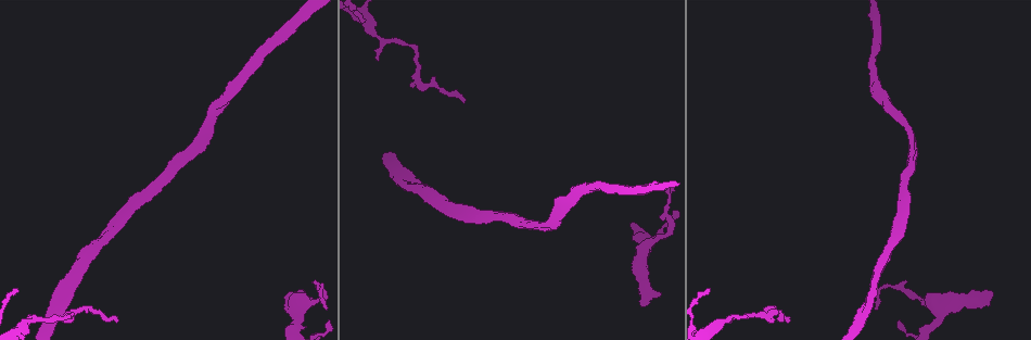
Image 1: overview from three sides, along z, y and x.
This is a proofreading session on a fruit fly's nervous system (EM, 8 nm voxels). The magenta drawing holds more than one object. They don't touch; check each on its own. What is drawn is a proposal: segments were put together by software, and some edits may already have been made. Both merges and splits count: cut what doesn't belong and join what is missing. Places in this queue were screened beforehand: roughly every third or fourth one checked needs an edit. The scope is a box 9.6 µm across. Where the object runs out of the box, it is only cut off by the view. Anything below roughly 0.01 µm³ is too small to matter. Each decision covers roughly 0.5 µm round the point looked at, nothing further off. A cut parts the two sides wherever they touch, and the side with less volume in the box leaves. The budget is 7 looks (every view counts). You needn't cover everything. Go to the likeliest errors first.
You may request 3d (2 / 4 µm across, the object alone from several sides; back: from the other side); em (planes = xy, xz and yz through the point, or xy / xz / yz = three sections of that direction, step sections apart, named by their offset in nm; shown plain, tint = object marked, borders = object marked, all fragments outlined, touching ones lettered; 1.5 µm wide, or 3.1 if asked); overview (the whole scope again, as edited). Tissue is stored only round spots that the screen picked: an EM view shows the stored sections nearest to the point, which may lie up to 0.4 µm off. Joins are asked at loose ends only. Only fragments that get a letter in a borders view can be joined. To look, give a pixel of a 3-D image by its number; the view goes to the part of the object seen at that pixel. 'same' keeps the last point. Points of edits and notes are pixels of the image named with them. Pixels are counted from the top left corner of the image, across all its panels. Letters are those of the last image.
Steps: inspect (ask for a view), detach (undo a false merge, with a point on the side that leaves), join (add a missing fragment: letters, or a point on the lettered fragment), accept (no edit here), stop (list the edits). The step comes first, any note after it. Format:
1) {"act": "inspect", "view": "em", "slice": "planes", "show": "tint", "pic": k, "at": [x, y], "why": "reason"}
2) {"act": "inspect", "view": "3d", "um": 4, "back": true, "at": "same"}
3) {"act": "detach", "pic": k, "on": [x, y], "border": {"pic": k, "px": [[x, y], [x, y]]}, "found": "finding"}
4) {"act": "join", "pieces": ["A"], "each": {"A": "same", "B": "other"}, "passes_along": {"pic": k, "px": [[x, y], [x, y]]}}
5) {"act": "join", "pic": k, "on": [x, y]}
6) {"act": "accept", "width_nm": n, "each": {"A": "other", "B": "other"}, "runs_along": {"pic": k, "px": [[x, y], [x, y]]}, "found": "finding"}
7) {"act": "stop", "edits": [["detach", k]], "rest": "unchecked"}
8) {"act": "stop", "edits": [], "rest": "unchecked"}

{"act": "inspect", "view": "em", "slice": "planes", "show": "plain", "pic": 1, "at": [116, 320], "why": "free end"}

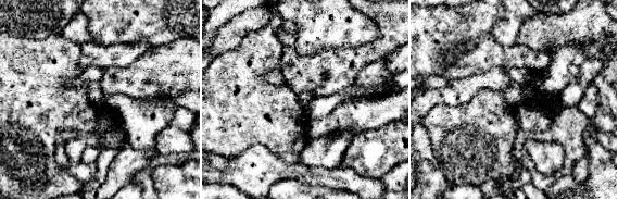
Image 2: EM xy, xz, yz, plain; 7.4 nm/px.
{"act": "inspect", "view": "em", "slice": "planes", "show": "borders", "at": "same"}

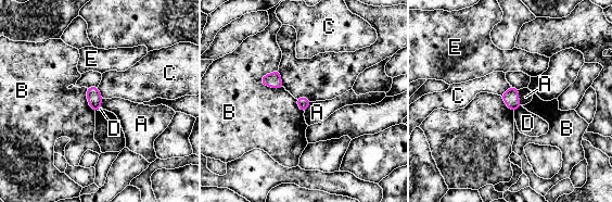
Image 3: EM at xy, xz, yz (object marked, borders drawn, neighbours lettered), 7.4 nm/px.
{"act": "accept", "width_nm": 90, "each": {"A": "other", "B": "other", "C": "other", "D": "other", "E": "other"}, "found": "no lettered fragment goes on from it"}

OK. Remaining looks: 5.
{"act": "inspect", "view": "3d", "um": 2, "pic": 1, "at": [362, 22], "why": "tapers out"}

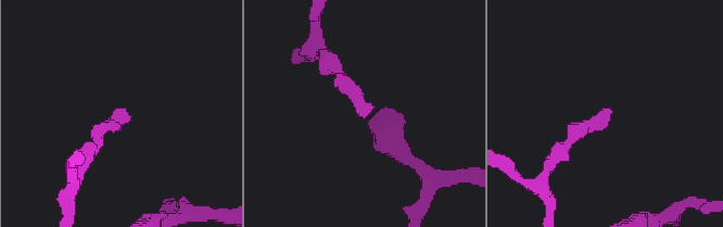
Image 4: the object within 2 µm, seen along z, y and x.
{"act": "inspect", "view": "em", "slice": "planes", "show": "borders", "pic": 4, "at": [125, 110], "why": "now the EM"}

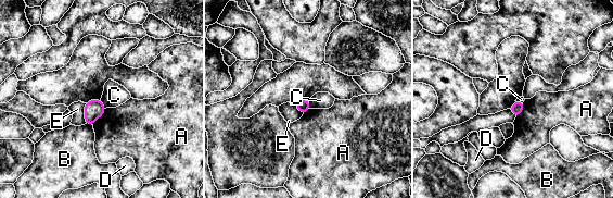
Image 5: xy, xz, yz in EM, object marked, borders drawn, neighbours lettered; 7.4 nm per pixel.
{"act": "accept", "longest_contact_nm": ["A", 170], "each": {"A": "other", "B": "other", "C": "other", "D": "other", "E": "other"}, "found": "none of them fits"}

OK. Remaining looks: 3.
{"act": "inspect", "view": "3d", "um": 2, "pic": 1, "at": [990, 294], "why": "thick end"}

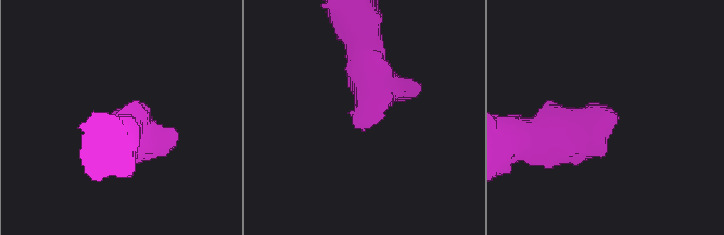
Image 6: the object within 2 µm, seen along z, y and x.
{"act": "inspect", "view": "em", "slice": "xz", "step": 8, "show": "borders", "pic": 6, "at": [610, 113]}

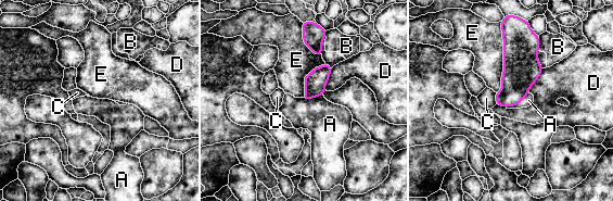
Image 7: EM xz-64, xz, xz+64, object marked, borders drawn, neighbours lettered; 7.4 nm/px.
{"act": "inspect", "view": "em", "slice": "planes", "show": "borders", "at": "same", "why": "cut it another way"}

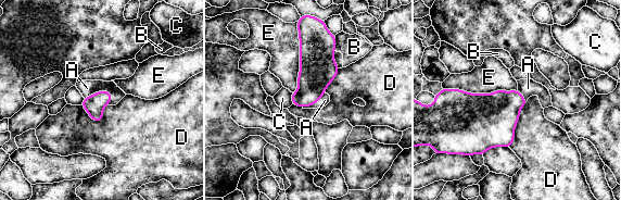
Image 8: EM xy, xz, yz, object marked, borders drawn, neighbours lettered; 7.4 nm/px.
{"act": "join", "pieces": ["A"], "each": {"A": "same", "B": "other", "C": "other", "D": "other", "E": "other"}, "passes_along": {"pic": 8, "px": [[93, 104], [99, 91], [87, 88]]}, "found": "the neuron continues"}

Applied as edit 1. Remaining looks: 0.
{"act": "stop", "edits": [["join", 8]], "rest": "unchecked"}

